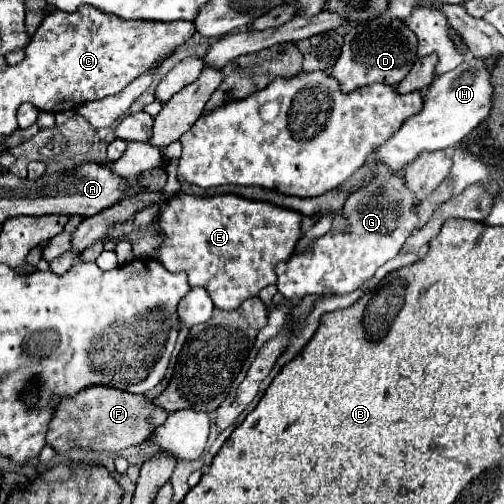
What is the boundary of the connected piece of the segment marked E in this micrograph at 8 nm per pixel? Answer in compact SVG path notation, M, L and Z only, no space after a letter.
M179 194L161 208L159 226L163 232L163 244L159 250L159 262L169 272L187 272L191 286L203 286L215 308L235 310L241 302L255 298L265 286L275 284L275 264L287 260L295 252L295 244L301 238L301 218L297 210L281 208L269 202L255 202L235 194L217 194L211 198Z

